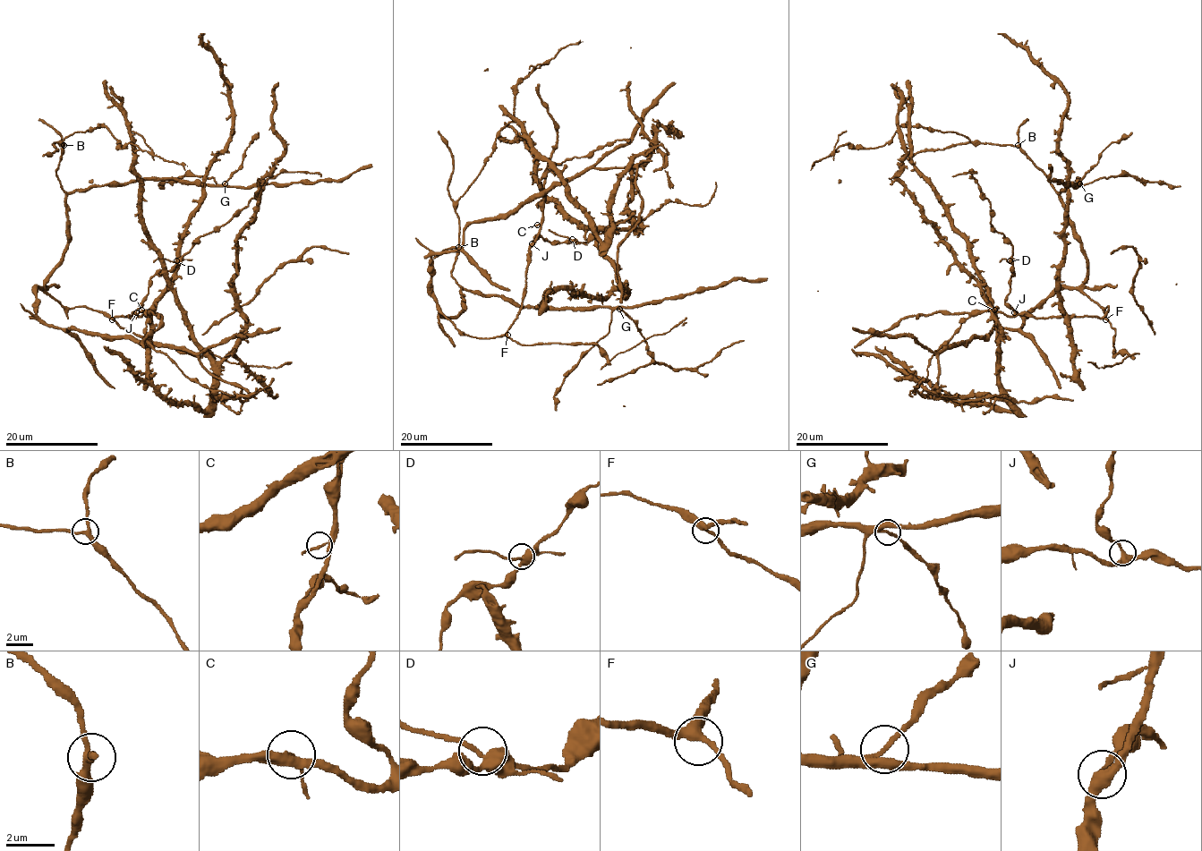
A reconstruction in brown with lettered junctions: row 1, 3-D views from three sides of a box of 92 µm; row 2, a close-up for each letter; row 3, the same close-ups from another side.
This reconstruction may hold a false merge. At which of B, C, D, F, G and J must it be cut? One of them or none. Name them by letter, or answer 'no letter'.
no letter

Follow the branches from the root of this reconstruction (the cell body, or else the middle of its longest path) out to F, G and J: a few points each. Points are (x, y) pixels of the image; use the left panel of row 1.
F: (112, 337), (46, 325), (37, 316), (37, 287), (41, 287), (64, 307), (91, 308), (104, 311), (112, 319)
G: (112, 337), (48, 326), (37, 316), (37, 287), (46, 283), (67, 243), (66, 196), (143, 180), (225, 183)
J: (112, 337), (46, 325), (37, 316), (37, 287), (68, 308), (87, 307), (111, 317), (132, 317), (136, 312)

